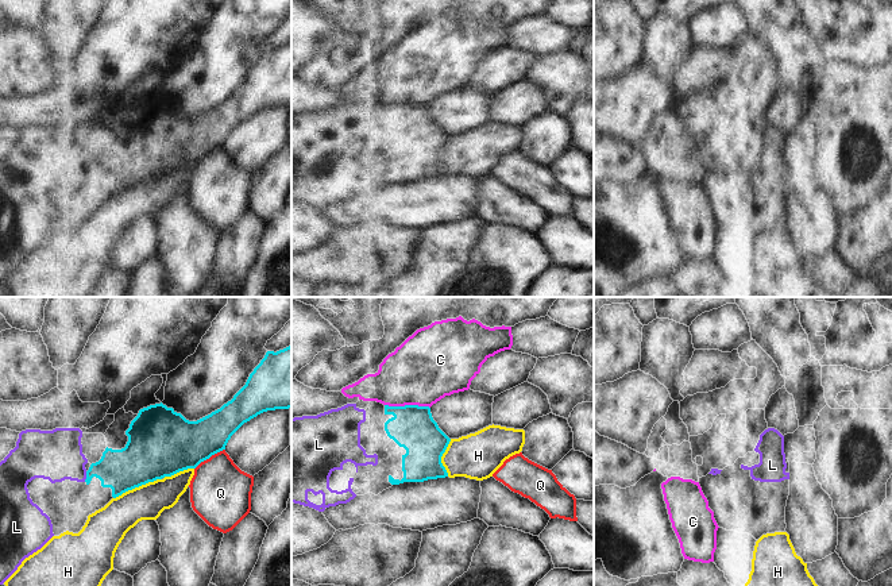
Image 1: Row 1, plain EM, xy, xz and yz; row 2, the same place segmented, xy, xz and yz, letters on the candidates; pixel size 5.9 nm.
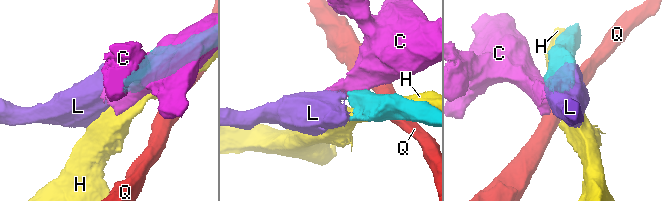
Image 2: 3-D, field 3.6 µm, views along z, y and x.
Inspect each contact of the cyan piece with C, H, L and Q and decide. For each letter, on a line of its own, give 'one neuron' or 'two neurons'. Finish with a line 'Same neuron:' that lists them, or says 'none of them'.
C: two neurons
H: two neurons
L: one neuron
Q: two neurons
Same neuron: L

